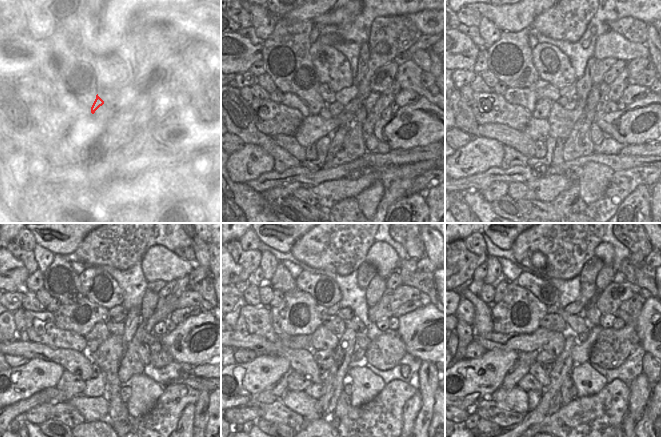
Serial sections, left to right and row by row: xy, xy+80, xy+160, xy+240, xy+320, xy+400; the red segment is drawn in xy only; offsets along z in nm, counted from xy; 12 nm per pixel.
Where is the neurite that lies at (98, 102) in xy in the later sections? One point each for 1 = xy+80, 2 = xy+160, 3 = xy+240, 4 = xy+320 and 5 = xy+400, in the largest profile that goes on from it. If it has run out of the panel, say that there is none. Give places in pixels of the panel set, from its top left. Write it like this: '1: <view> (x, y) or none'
1: xy+80 (324, 112)
2: xy+160 (561, 121)
3: xy+240 (108, 355)
4: xy+320 (325, 357)
5: xy+400 (544, 357)

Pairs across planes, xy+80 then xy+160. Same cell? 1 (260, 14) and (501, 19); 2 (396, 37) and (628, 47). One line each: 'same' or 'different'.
1: different
2: different

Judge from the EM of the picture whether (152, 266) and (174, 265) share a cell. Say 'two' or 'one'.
one

